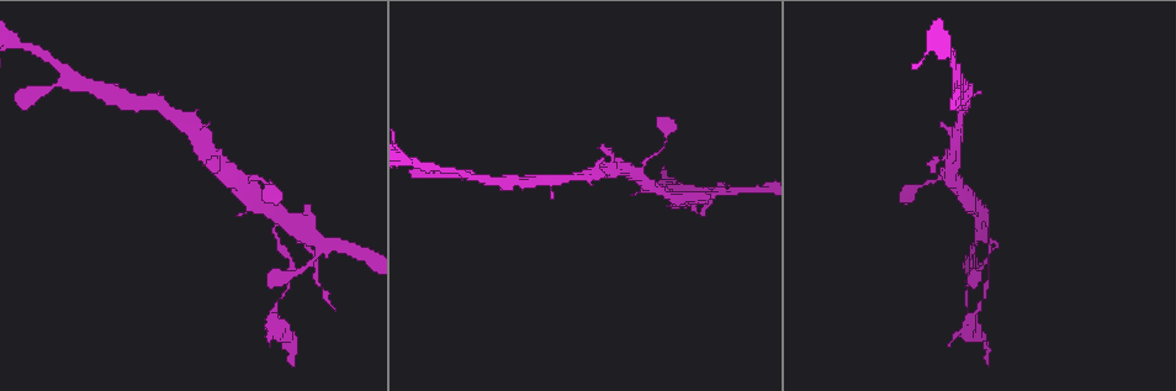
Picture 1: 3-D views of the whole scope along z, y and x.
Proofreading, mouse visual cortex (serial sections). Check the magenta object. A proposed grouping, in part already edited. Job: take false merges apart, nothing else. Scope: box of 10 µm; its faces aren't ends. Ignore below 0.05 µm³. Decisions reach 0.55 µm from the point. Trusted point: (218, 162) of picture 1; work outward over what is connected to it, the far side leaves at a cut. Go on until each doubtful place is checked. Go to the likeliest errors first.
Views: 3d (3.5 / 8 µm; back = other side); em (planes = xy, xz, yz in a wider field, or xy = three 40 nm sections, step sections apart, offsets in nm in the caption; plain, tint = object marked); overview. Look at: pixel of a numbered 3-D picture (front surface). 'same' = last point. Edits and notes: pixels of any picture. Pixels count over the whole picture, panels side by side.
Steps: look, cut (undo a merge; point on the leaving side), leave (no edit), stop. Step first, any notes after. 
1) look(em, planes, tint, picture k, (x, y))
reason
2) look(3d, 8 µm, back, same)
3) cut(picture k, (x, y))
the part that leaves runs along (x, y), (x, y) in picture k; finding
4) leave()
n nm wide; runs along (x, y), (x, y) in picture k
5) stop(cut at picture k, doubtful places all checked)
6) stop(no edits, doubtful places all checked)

look(em, xy, step 5, tint, picture 1, (674, 199))
thin arm on a thick one

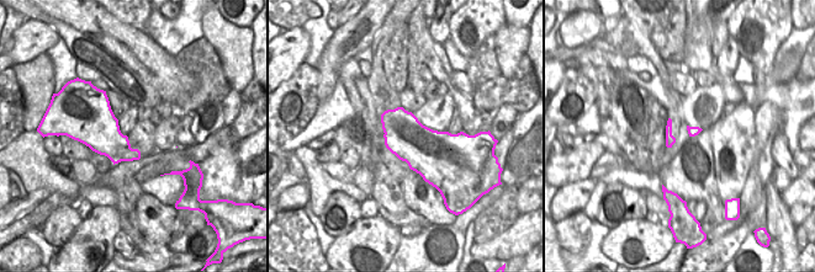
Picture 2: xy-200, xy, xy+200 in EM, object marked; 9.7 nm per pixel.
look(3d, 3.5 µm, back, same)
see where the arms go

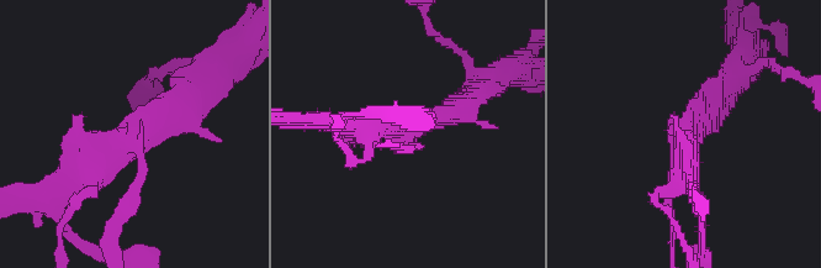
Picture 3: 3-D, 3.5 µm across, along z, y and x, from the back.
leave()
runs along (191, 95), (67, 187) in picture 3; continuous, no second cell

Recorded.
look(3d, 3.5 µm, picture 1, (316, 242))
abrupt turn

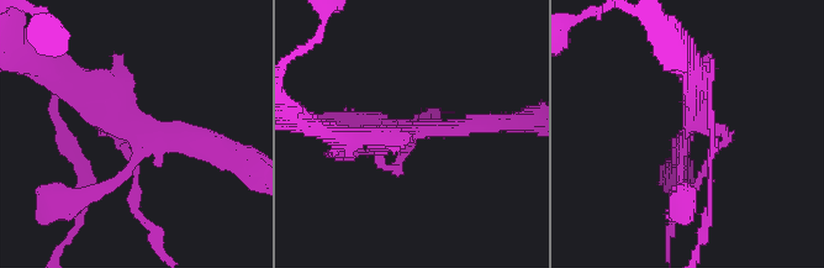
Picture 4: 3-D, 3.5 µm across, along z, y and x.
leave()
arms of 150, 200, 300 nm; runs along (79, 83), (140, 136), (223, 152) in picture 4; all the same cell

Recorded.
look(3d, 3.5 µm, picture 1, (73, 77))
side arm on a straight run

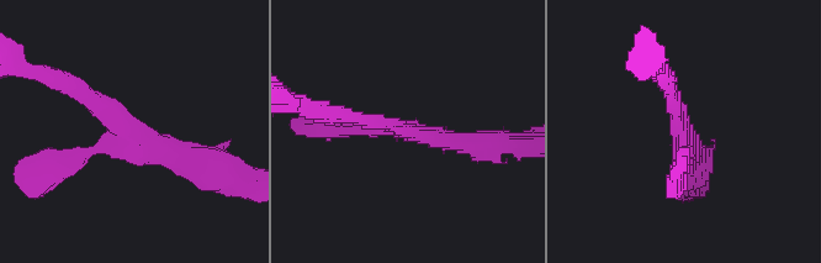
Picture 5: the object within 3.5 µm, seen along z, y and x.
look(em, xy, step 2, tint, picture 5, (132, 134))
3 arms; arms of 150, 200, 300 nm; need the tissue

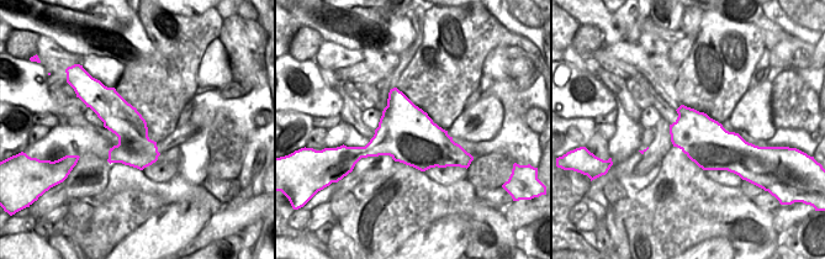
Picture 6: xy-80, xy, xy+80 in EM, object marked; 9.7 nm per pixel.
leave()
runs along (205, 169), (137, 138), (73, 85) in picture 5; all the same cell

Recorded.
stop(no edits, doubtful places all checked)

